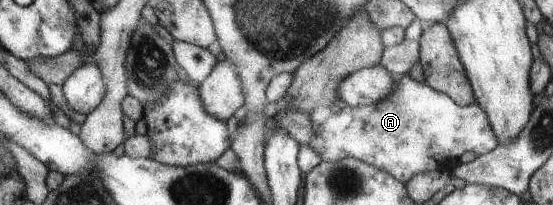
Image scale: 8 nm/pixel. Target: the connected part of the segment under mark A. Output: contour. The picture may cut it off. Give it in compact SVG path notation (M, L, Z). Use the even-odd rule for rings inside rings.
M407 75L395 76L396 87L388 97L374 105L362 107L350 107L341 104L334 109L333 116L325 122L314 125L317 134L307 145L316 150L323 161L338 161L347 157L353 157L367 164L385 170L397 180L405 183L412 176L436 171L437 169L450 169L451 161L467 151L477 152L478 155L487 154L498 146L499 141L492 131L488 114L480 104L476 102L467 106L459 106L446 94L433 90L431 86L415 80Z

